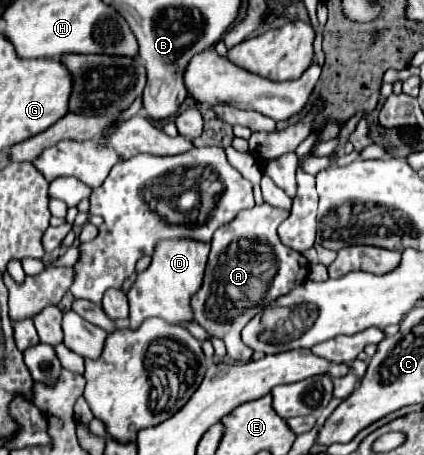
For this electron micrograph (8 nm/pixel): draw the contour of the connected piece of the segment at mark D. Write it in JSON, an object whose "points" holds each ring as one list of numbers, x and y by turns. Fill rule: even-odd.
{"points":[[192,239,160,241,160,245,152,255,150,267,136,277,136,283,128,291,128,301,130,301,128,327,138,329,142,321,150,317,158,317,170,325,194,321,190,297,202,287,208,253,210,253,208,243,198,243]]}

